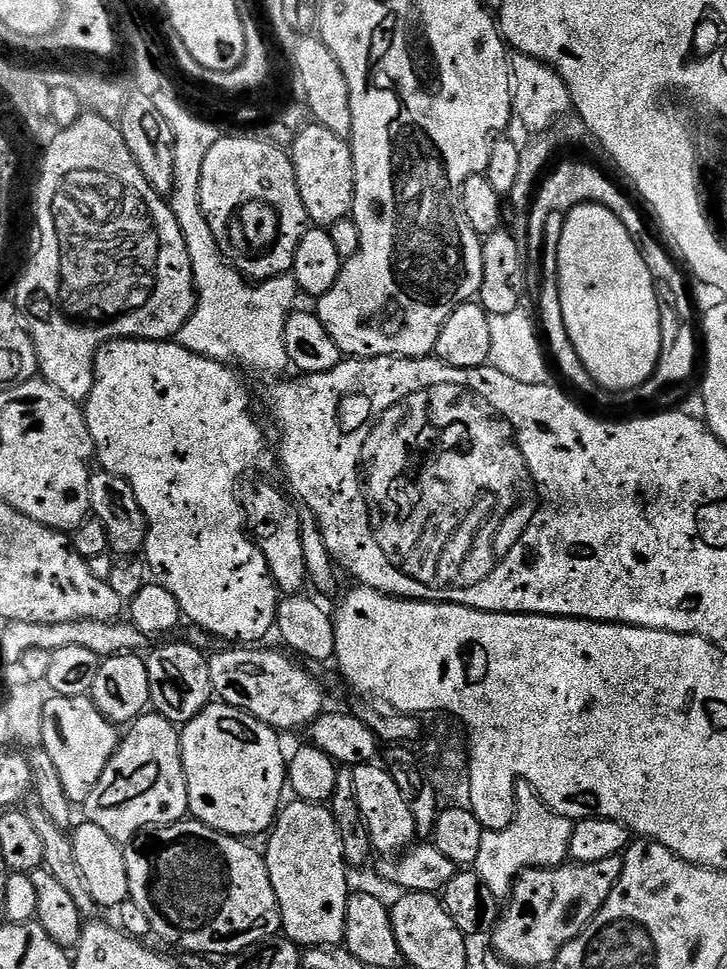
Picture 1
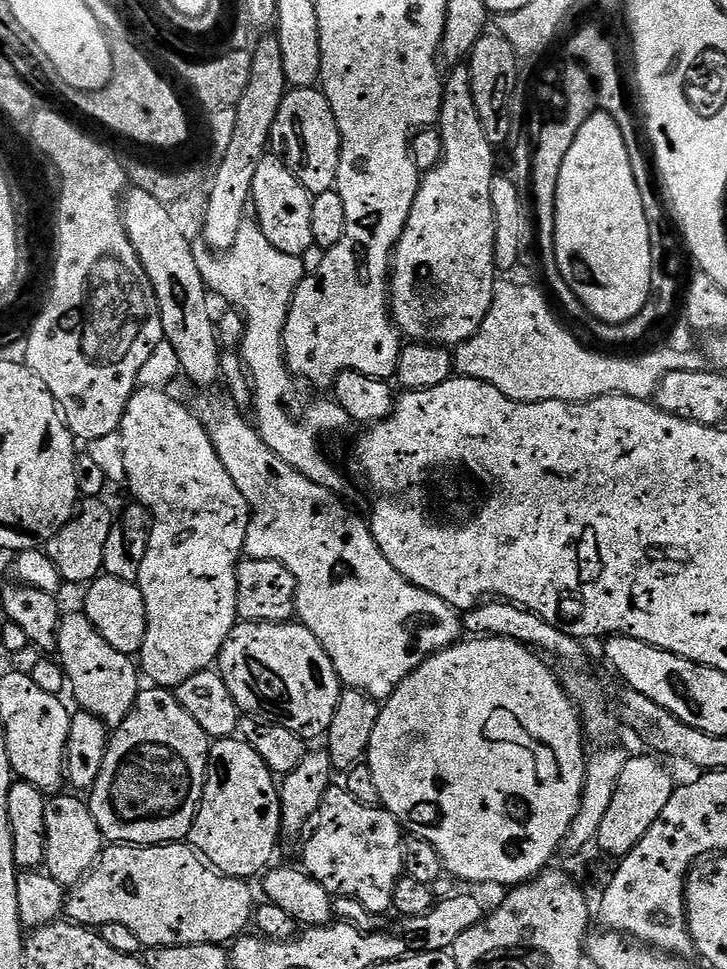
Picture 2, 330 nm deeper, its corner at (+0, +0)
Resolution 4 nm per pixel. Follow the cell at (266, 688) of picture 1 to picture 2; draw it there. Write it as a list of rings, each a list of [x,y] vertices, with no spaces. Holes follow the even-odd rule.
[[[299,622],[237,623],[220,651],[218,671],[226,682],[226,690],[230,690],[241,713],[257,717],[269,724],[286,726],[286,730],[294,730],[305,738],[323,737],[330,722],[334,722],[334,710],[338,706],[338,698],[342,691],[340,679],[334,670],[334,662],[330,662],[326,650],[322,650],[320,639],[310,634],[310,630]]]

